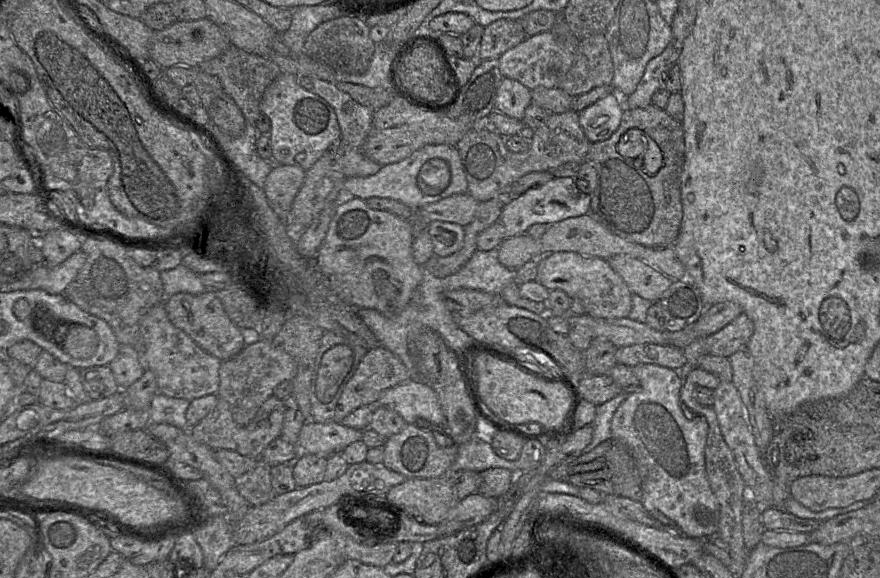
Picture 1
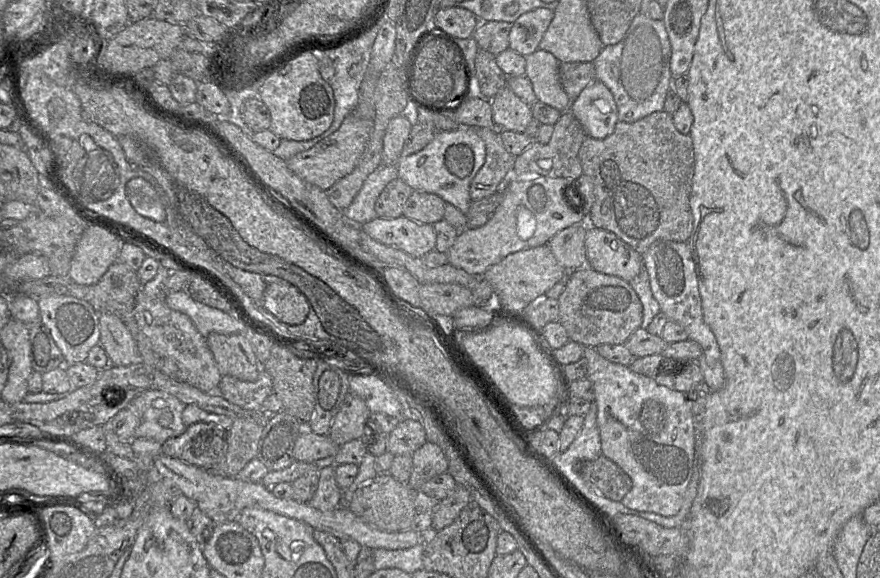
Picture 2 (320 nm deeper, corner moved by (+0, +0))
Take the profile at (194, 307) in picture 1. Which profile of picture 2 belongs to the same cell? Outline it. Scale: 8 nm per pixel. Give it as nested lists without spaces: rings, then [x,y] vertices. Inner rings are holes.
[[[212,332],[206,338],[221,376],[231,376],[245,382],[257,380],[262,365],[258,362],[250,334],[220,334]]]

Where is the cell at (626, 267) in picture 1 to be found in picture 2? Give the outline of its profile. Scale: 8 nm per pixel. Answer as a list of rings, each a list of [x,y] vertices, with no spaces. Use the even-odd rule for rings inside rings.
[[[586,225],[586,265],[630,282],[640,272],[642,256],[614,233]]]

